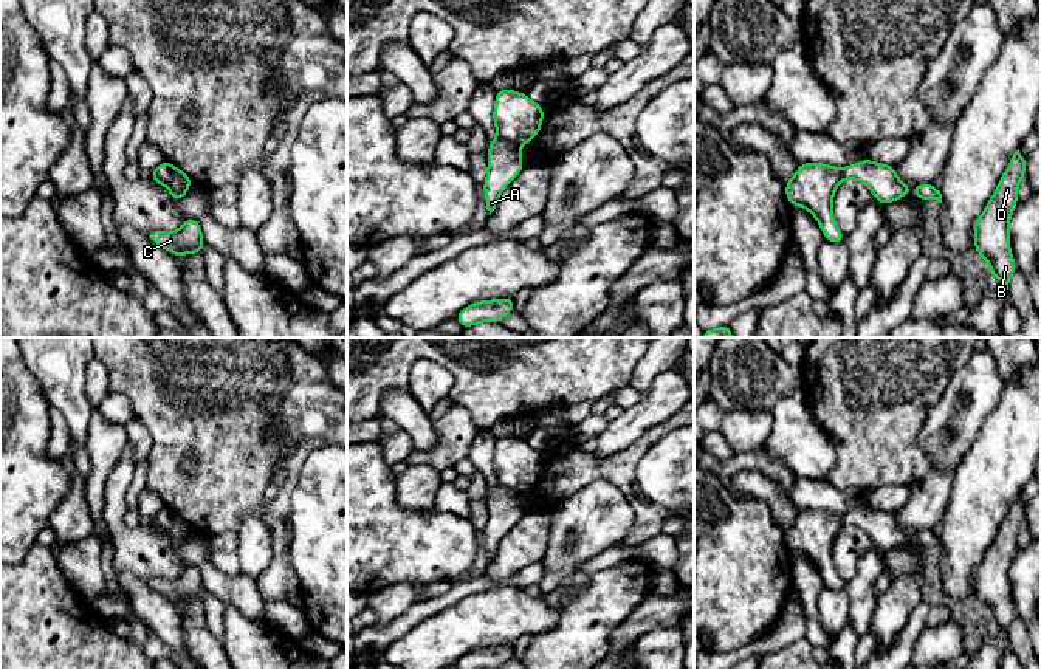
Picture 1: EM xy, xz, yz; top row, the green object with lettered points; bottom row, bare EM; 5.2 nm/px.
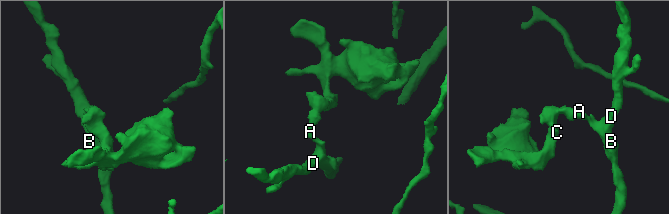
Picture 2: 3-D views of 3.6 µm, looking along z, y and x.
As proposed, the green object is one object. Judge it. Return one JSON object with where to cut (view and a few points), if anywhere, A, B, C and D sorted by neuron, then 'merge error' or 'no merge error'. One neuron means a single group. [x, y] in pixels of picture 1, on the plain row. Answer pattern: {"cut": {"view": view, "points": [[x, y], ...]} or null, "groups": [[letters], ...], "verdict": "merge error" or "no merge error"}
{"cut": {"view": "xz", "points": [[499, 482], [518, 494]]}, "groups": [["A", "B", "D"], ["C"]], "verdict": "merge error"}

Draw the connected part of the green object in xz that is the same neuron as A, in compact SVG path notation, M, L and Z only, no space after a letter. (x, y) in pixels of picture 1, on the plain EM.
M500 483L491 486L488 494L488 516L483 528L486 554L491 559L505 534L525 514L517 492L510 491Z

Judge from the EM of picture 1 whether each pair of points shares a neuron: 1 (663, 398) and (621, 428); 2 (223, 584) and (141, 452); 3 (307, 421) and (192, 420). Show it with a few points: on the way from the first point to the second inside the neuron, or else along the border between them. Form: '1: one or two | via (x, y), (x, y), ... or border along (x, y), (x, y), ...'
1: one | via (652, 409), (632, 423)
2: two | border along (127, 443), (133, 451), (137, 463)
3: one | via (279, 420), (220, 420)

